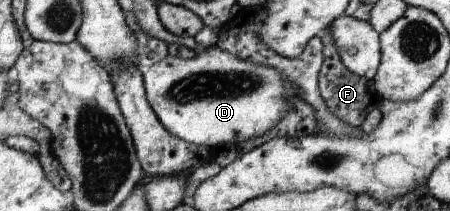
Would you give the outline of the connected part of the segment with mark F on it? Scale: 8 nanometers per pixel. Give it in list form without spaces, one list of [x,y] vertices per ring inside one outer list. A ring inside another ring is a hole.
[[[331,27],[321,32],[320,37],[324,42],[324,67],[320,72],[319,86],[321,94],[329,106],[329,110],[343,120],[345,124],[358,128],[367,120],[369,112],[373,108],[379,108],[379,97],[376,95],[376,89],[373,88],[371,82],[365,77],[359,76],[357,73],[351,72],[345,66],[344,60],[333,36],[331,36]]]

